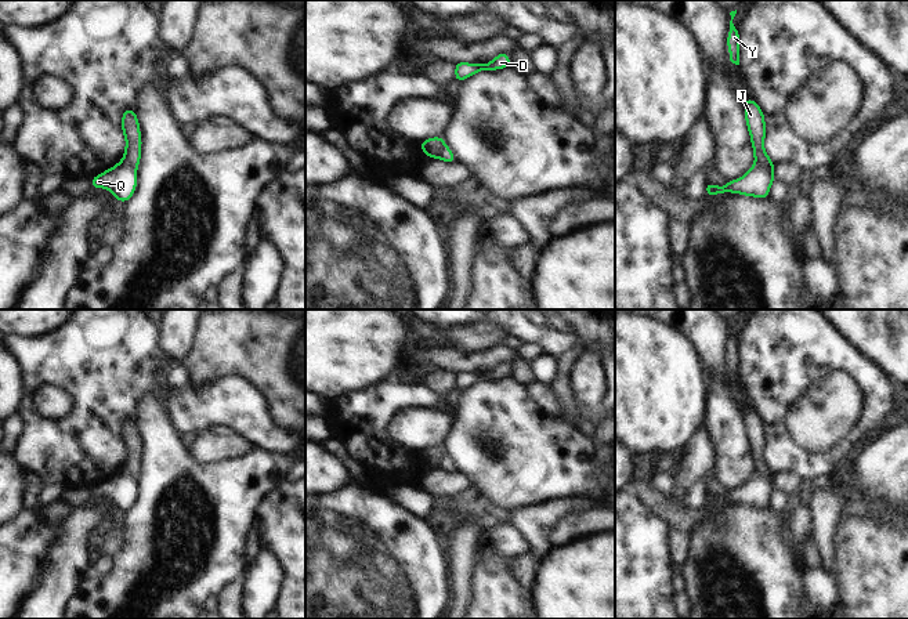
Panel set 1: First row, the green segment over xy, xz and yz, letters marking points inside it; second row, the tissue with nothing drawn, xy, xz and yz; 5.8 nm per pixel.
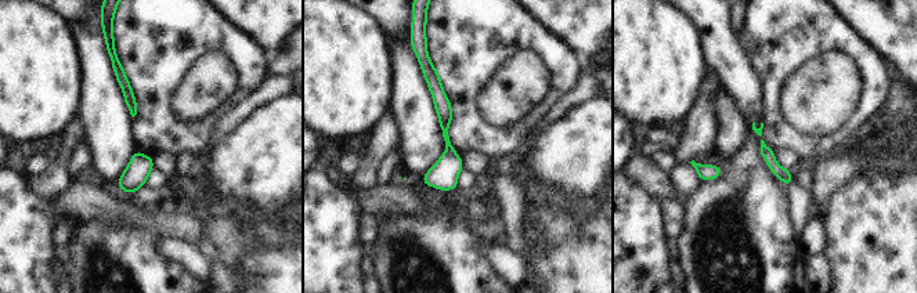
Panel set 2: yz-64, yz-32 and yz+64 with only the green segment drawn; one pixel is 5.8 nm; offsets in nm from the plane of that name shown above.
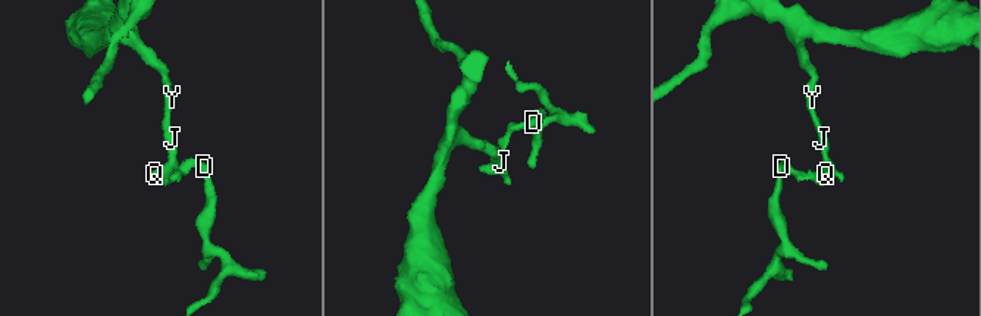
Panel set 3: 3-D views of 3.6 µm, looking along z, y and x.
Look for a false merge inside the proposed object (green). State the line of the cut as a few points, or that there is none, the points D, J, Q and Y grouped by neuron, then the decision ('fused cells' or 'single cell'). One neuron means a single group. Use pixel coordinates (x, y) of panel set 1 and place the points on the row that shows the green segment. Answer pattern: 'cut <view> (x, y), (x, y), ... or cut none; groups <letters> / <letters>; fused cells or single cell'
cut yz (755, 162), (770, 173), (773, 181); groups D Q / J Y; fused cells

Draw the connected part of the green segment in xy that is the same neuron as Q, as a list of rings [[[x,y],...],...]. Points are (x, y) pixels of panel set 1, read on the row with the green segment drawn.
[[[119,162],[109,170],[90,178],[90,182],[94,189],[105,188],[113,195],[115,200],[124,203],[131,199],[137,189],[137,171]]]

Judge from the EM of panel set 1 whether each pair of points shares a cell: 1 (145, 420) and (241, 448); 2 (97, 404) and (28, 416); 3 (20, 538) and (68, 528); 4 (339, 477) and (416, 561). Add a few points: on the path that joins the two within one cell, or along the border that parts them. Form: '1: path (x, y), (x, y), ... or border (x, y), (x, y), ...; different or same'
1: border (187, 449), (202, 463), (219, 462); different
2: path (80, 420), (73, 427), (44, 427); same
3: border (57, 525), (54, 540), (42, 561); different
4: border (351, 480), (319, 495); different

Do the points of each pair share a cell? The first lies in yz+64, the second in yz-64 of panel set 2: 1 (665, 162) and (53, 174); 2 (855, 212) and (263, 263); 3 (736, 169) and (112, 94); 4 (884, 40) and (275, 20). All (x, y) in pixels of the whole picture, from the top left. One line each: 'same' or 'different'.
1: different
2: same
3: different
4: same

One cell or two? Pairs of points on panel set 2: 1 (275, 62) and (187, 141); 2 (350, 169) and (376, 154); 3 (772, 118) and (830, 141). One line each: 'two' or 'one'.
1: two
2: two
3: one

